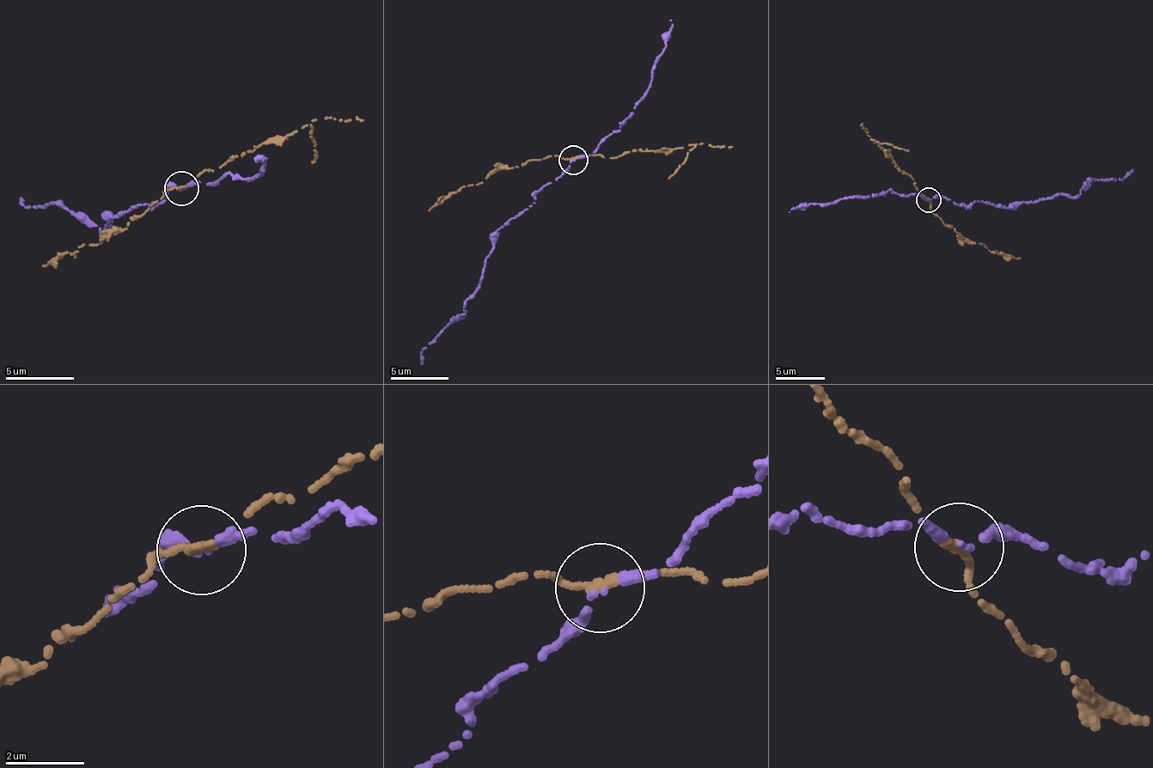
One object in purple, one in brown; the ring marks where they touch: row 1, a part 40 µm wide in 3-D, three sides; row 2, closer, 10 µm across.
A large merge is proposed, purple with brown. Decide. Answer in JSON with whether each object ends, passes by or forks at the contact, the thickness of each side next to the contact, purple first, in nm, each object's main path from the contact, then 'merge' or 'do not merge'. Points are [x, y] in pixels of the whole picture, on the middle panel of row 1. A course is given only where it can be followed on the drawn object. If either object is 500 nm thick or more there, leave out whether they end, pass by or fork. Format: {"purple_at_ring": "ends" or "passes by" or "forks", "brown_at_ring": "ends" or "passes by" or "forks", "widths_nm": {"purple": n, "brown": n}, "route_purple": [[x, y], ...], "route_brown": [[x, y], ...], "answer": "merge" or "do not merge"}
{"purple_at_ring": "passes by", "brown_at_ring": "ends", "widths_nm": {"purple": 110, "brown": 320}, "route_purple": [[572, 161], [567, 173], [537, 191], [528, 210], [497, 228], [466, 313], [423, 349], [422, 364]], "route_brown": [[572, 159], [599, 153], [614, 157], [699, 143], [732, 146]], "answer": "do not merge"}

